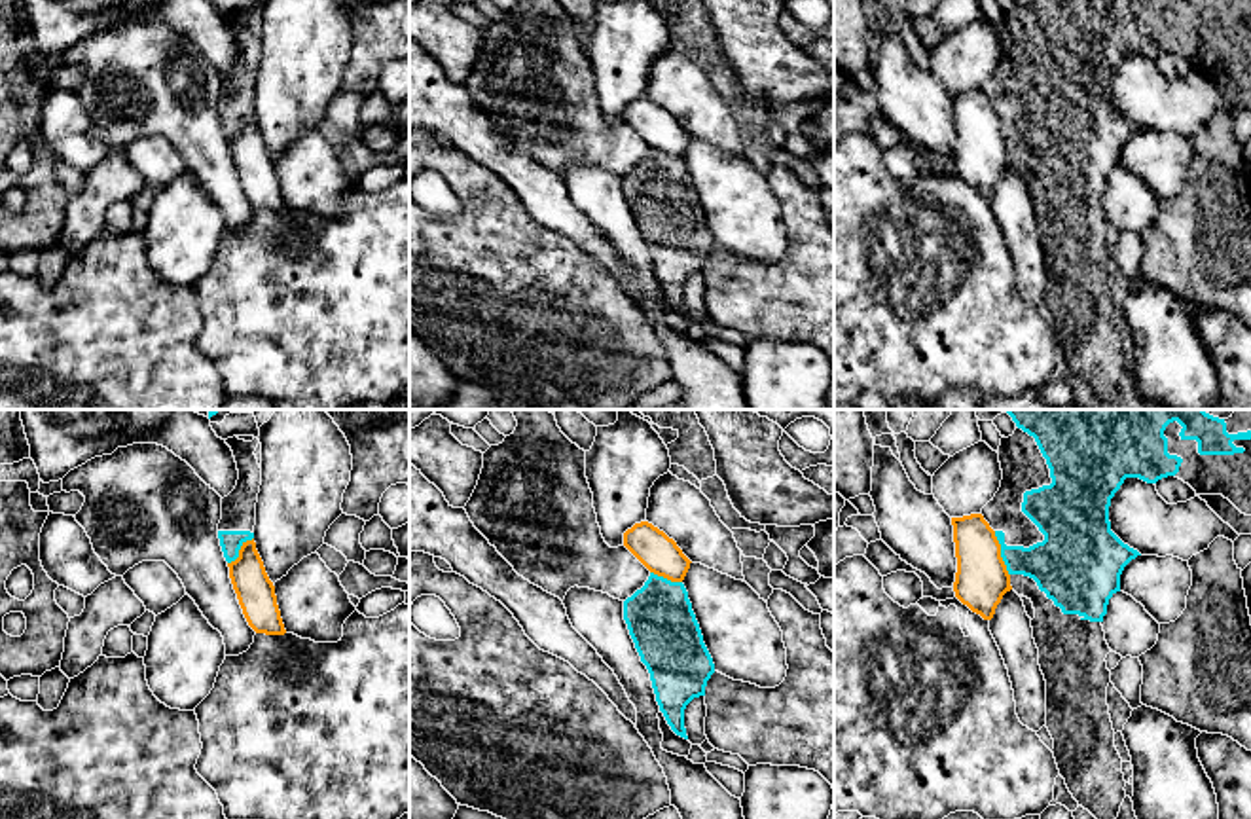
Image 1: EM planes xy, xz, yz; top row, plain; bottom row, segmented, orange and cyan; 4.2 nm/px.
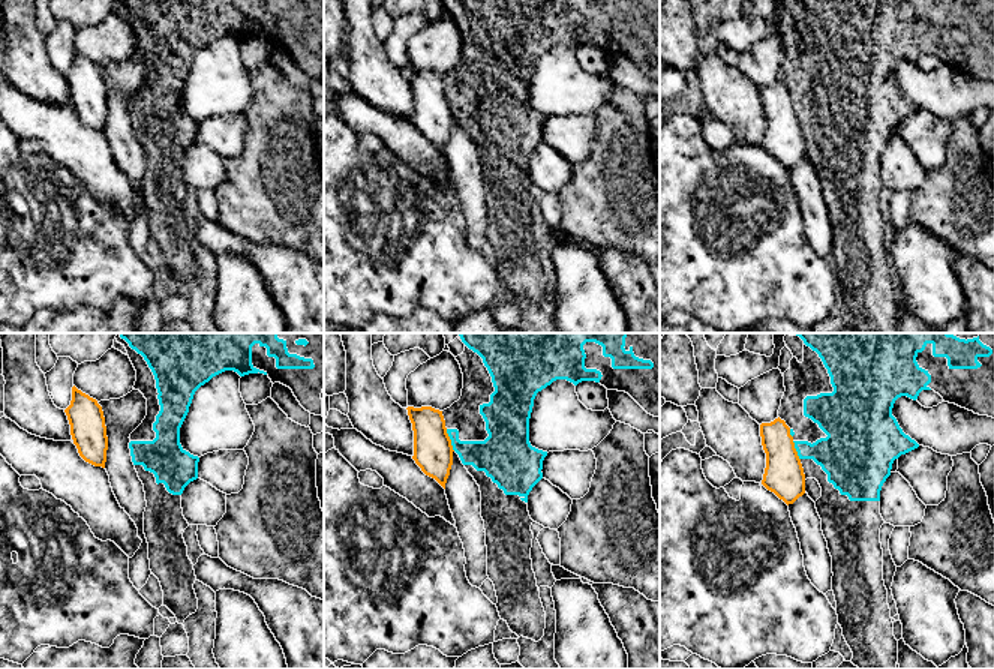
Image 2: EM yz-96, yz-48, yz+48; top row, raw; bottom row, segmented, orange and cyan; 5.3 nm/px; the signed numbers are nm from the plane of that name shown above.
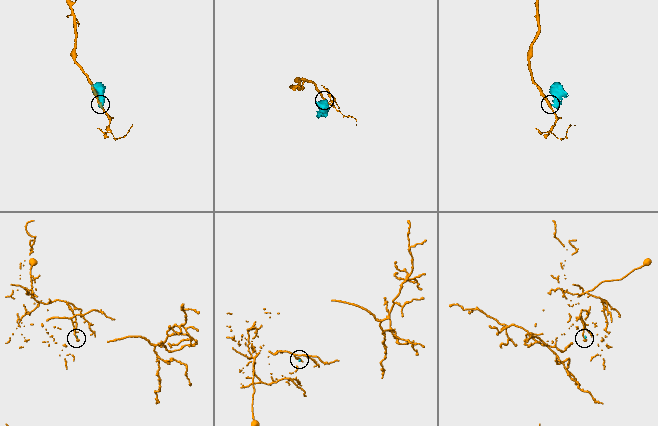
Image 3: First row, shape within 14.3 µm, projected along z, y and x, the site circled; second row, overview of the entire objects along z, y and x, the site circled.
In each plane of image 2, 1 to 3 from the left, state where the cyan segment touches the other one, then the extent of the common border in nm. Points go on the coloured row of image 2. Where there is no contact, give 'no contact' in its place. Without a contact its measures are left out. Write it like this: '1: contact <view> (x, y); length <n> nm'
1: no contact
2: contact yz-48 (450, 440); length 130 nm
3: contact yz+48 (795, 450); length 110 nm

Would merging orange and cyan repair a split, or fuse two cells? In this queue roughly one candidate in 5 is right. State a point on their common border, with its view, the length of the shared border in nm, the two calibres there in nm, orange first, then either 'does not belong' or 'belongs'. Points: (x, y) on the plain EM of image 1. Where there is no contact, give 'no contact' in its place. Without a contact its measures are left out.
contact yz (999, 129); length 200 nm; calibres 220 and 240 nm; does not belong

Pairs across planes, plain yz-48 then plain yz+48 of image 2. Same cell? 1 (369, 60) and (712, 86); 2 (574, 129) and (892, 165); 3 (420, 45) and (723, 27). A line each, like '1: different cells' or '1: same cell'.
1: same cell
2: different cells
3: different cells

